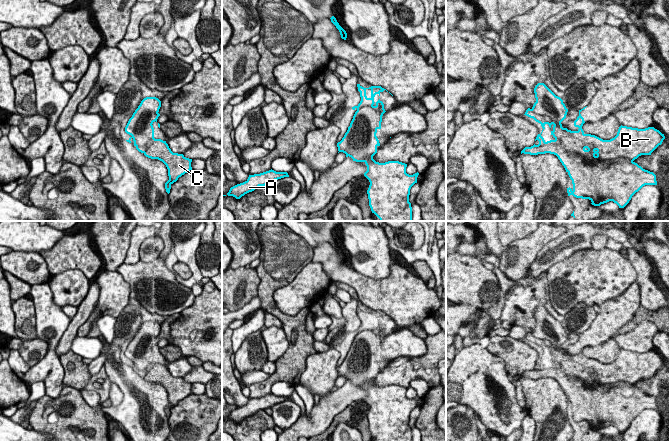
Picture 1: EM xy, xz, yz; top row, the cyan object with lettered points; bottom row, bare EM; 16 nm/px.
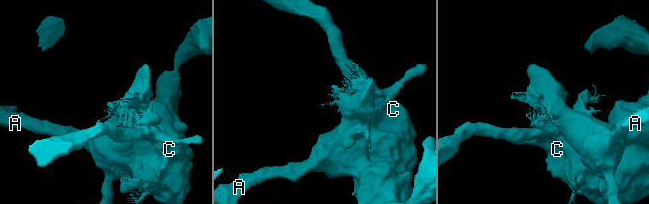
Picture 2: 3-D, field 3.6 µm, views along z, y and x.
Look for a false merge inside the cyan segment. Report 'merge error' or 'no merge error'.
merge error

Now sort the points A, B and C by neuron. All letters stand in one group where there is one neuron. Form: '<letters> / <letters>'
A B / C

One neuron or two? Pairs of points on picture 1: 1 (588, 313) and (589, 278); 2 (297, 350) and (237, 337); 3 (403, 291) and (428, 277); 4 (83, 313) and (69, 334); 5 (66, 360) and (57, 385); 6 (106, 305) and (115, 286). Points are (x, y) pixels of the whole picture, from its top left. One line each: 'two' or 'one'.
1: two
2: two
3: two
4: one
5: two
6: one

